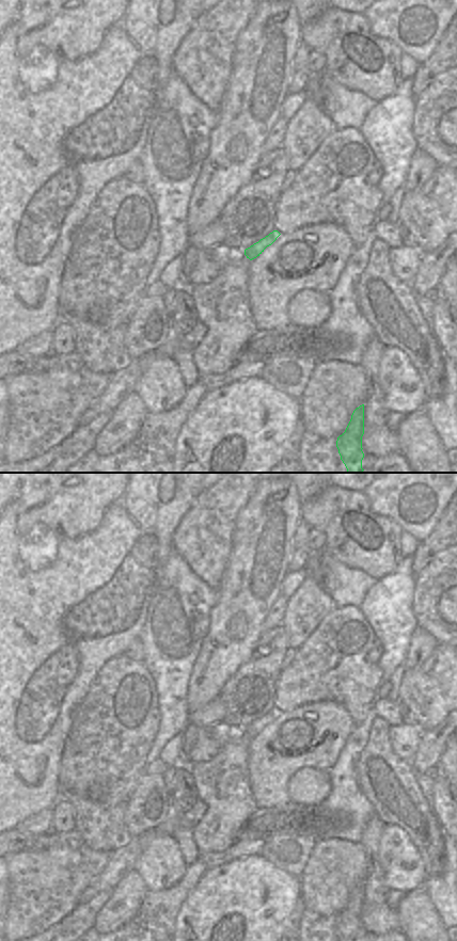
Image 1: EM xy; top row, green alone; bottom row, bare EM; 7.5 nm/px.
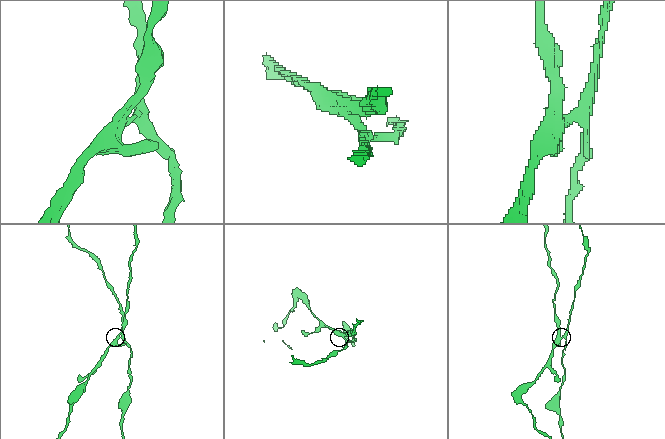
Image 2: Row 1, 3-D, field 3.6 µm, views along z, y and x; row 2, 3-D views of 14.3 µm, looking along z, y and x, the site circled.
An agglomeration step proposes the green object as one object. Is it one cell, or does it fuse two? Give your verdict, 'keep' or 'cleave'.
cleave

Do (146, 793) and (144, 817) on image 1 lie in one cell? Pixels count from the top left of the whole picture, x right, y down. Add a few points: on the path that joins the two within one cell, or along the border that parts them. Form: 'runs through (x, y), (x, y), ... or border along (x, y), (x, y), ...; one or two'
runs through (147, 799), (147, 811); one

